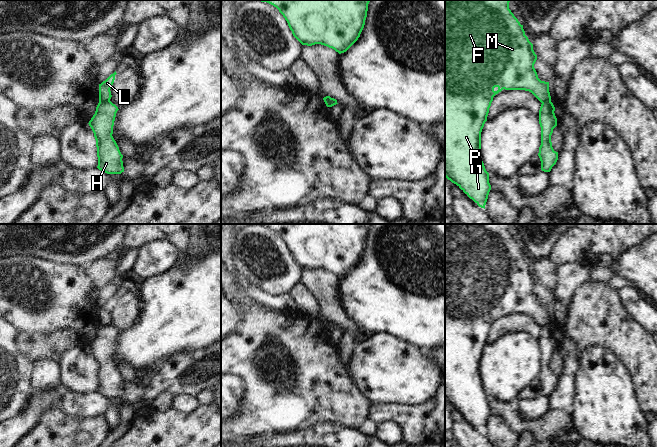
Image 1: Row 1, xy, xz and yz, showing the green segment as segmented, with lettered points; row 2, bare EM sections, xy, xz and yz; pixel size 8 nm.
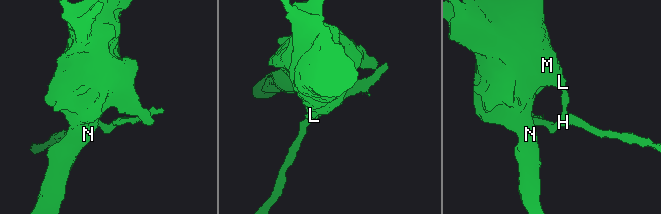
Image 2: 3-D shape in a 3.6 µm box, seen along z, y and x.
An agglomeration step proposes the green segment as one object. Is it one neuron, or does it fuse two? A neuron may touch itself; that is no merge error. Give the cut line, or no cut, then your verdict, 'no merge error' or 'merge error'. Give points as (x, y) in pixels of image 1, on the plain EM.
xy (109, 324), (99, 326) | merge error

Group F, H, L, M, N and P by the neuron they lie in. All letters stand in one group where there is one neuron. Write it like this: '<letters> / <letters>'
F L M N P / H

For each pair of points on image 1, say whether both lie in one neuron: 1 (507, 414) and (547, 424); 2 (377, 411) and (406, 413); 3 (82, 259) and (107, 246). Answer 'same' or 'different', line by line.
1: same
2: same
3: same

